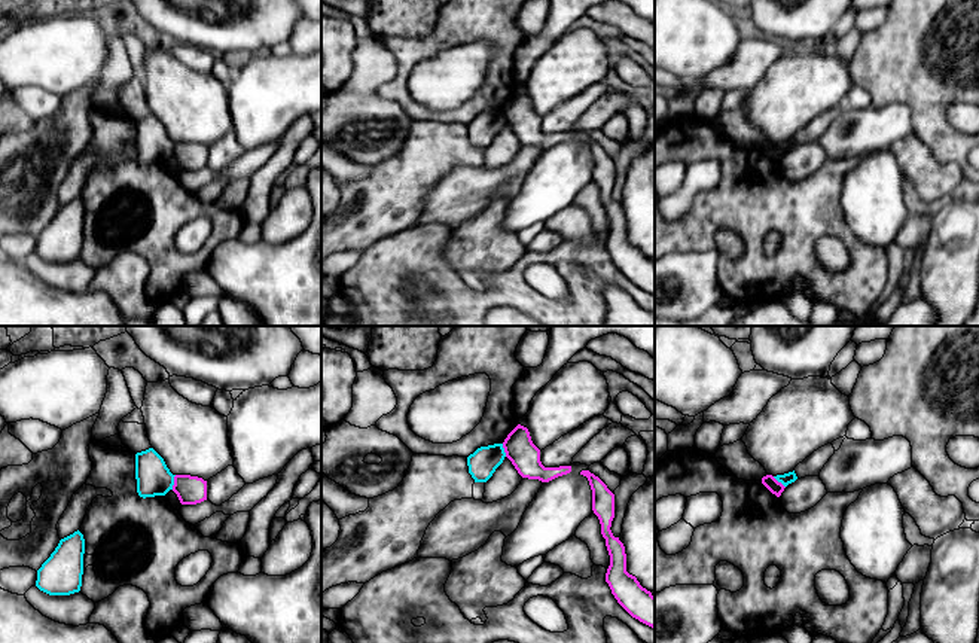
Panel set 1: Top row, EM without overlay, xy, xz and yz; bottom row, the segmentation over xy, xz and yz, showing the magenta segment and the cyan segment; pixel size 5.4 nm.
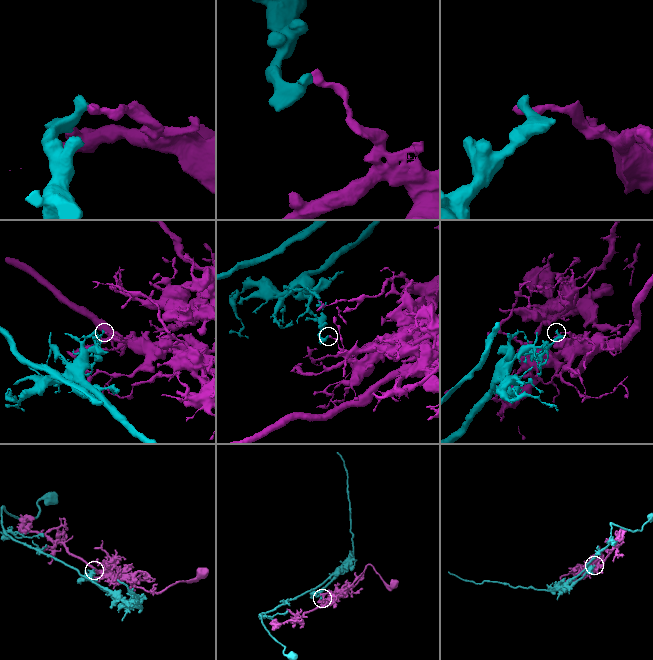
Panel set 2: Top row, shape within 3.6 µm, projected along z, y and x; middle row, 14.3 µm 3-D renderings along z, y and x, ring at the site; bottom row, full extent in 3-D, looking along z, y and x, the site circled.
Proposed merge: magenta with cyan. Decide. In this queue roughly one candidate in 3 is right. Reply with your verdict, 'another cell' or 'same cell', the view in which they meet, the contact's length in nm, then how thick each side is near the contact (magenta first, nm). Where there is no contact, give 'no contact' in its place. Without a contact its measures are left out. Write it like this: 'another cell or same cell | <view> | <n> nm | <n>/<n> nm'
another cell | xy | 80 nm | 160/190 nm

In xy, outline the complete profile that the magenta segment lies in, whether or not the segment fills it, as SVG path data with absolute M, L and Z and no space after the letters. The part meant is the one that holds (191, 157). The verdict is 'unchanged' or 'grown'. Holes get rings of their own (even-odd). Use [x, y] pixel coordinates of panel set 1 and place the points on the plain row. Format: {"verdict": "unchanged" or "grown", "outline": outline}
{"verdict": "unchanged", "outline": "M176 141L173 158L182 171L196 171L207 167L207 147L190 141Z"}

